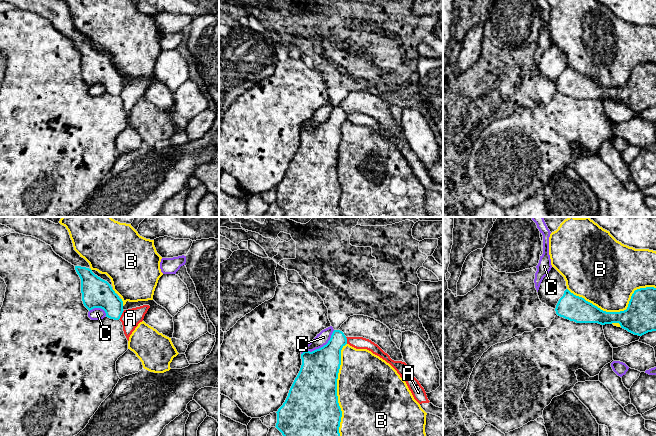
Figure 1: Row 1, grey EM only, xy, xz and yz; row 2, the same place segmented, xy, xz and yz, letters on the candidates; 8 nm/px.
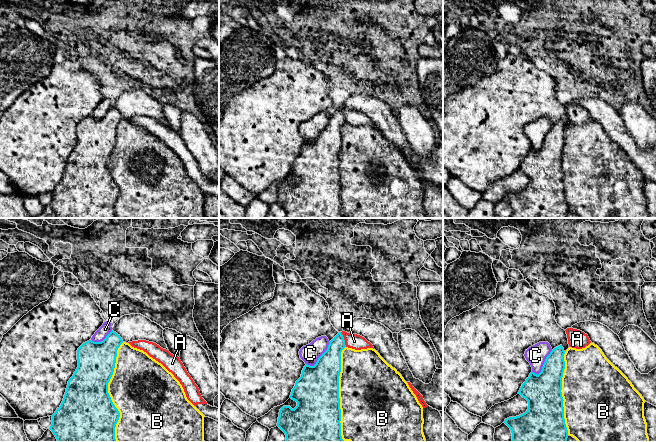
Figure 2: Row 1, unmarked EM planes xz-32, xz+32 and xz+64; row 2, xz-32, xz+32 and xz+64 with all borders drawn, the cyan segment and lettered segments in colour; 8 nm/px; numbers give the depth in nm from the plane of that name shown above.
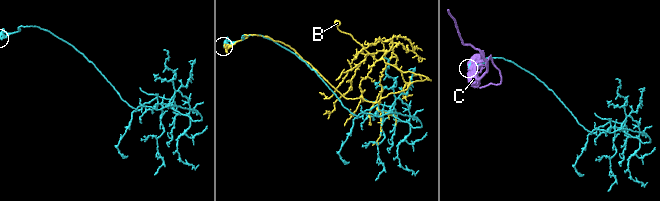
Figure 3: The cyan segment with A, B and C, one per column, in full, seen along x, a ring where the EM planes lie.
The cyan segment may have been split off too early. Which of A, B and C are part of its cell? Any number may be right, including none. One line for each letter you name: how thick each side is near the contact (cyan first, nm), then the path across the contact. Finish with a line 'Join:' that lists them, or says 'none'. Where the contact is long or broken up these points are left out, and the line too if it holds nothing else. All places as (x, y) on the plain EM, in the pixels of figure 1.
Join: none

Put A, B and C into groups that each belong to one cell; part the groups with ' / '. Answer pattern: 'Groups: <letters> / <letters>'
Groups: A / B / C

